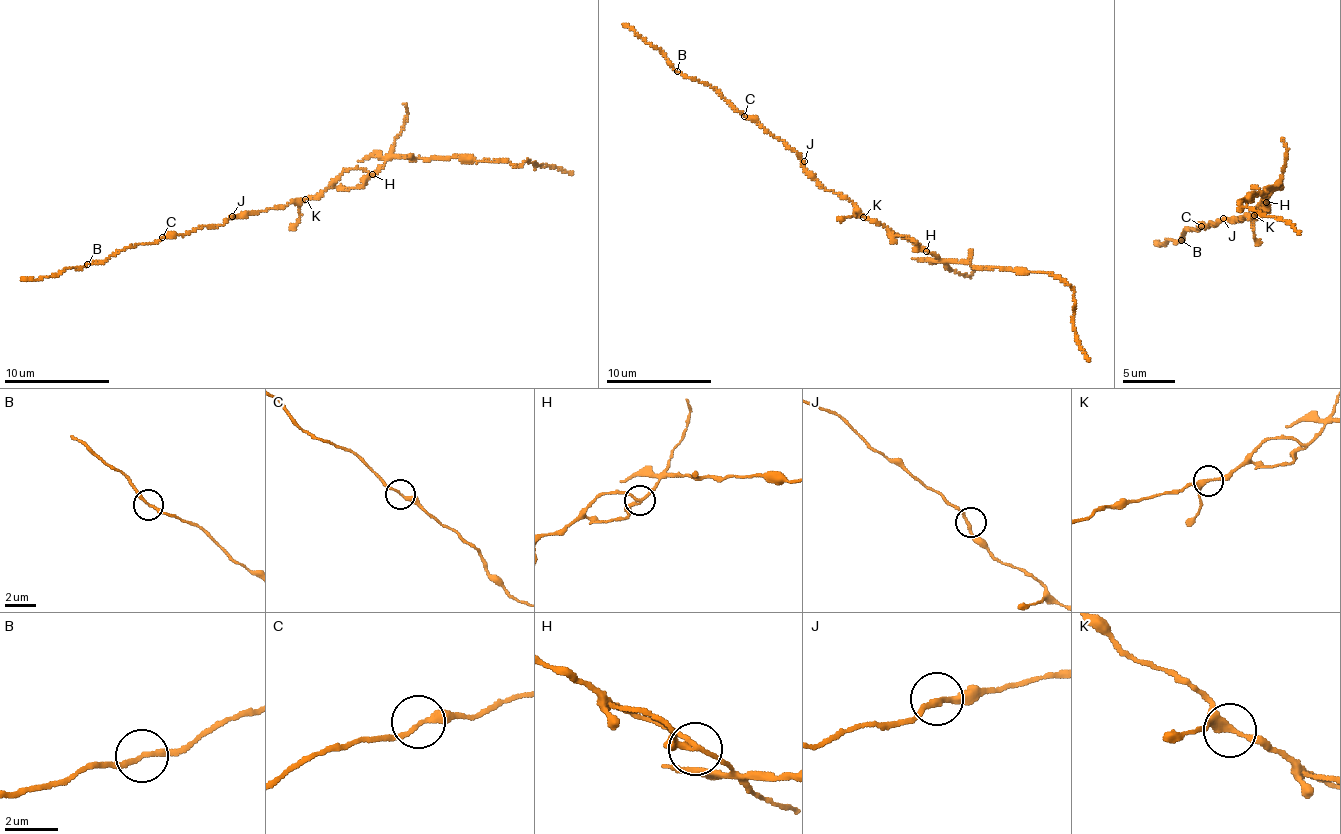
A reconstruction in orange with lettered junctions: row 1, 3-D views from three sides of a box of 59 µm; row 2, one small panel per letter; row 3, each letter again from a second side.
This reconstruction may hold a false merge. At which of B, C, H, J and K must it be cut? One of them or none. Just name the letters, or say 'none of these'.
H

